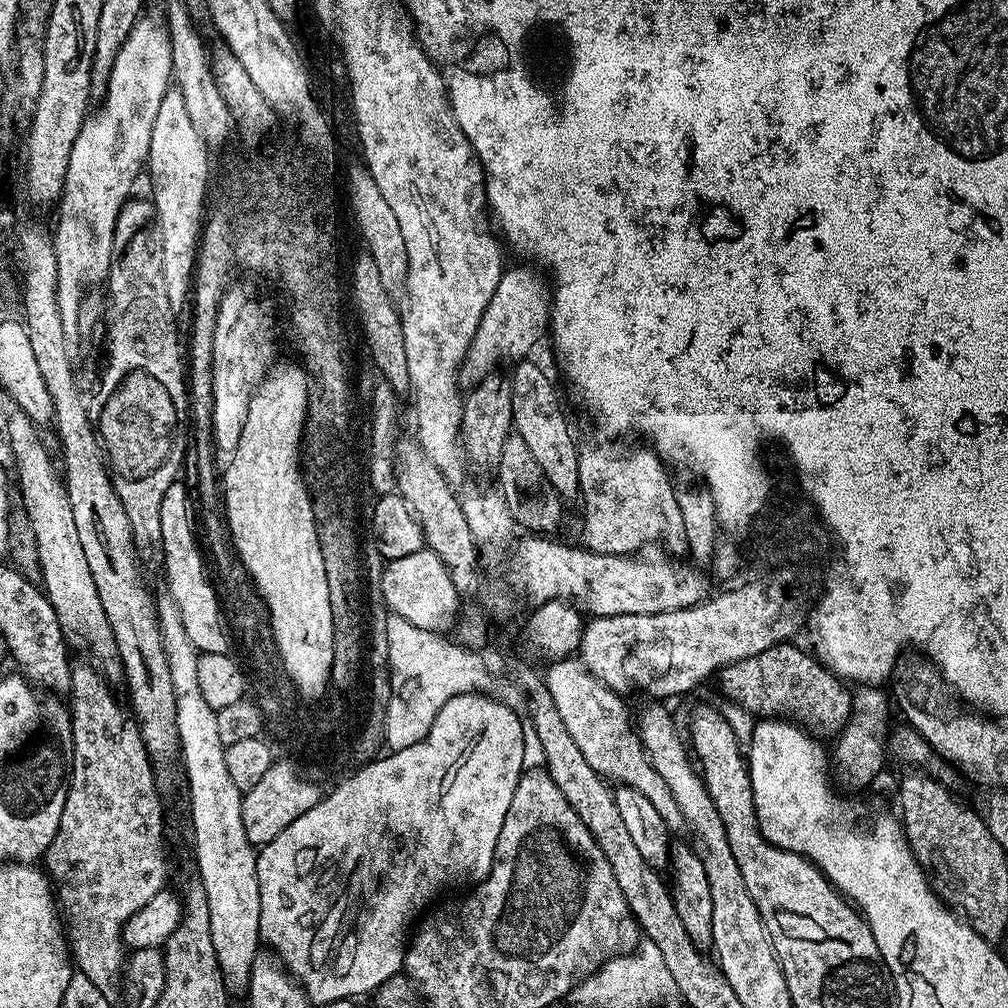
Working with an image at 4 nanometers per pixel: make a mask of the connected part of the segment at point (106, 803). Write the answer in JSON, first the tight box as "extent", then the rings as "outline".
{"extent":[43,668,168,1001],"outline":[[[92,668],[72,669],[72,690],[70,693],[70,715],[72,718],[72,775],[68,778],[68,793],[66,794],[66,806],[62,806],[62,822],[58,822],[58,830],[54,834],[54,842],[50,842],[48,851],[44,853],[43,863],[48,863],[46,867],[47,875],[54,885],[54,895],[58,901],[59,911],[62,913],[63,923],[66,925],[66,939],[70,949],[70,955],[75,971],[81,976],[90,978],[98,990],[107,1000],[115,1001],[122,992],[122,973],[126,959],[126,945],[122,939],[124,935],[124,923],[154,894],[165,891],[168,880],[168,840],[164,837],[164,804],[160,801],[160,792],[155,772],[152,771],[152,760],[148,757],[148,751],[142,738],[140,737],[140,726],[135,719],[126,711],[122,705],[116,701],[114,693],[108,689],[108,684]]]}

